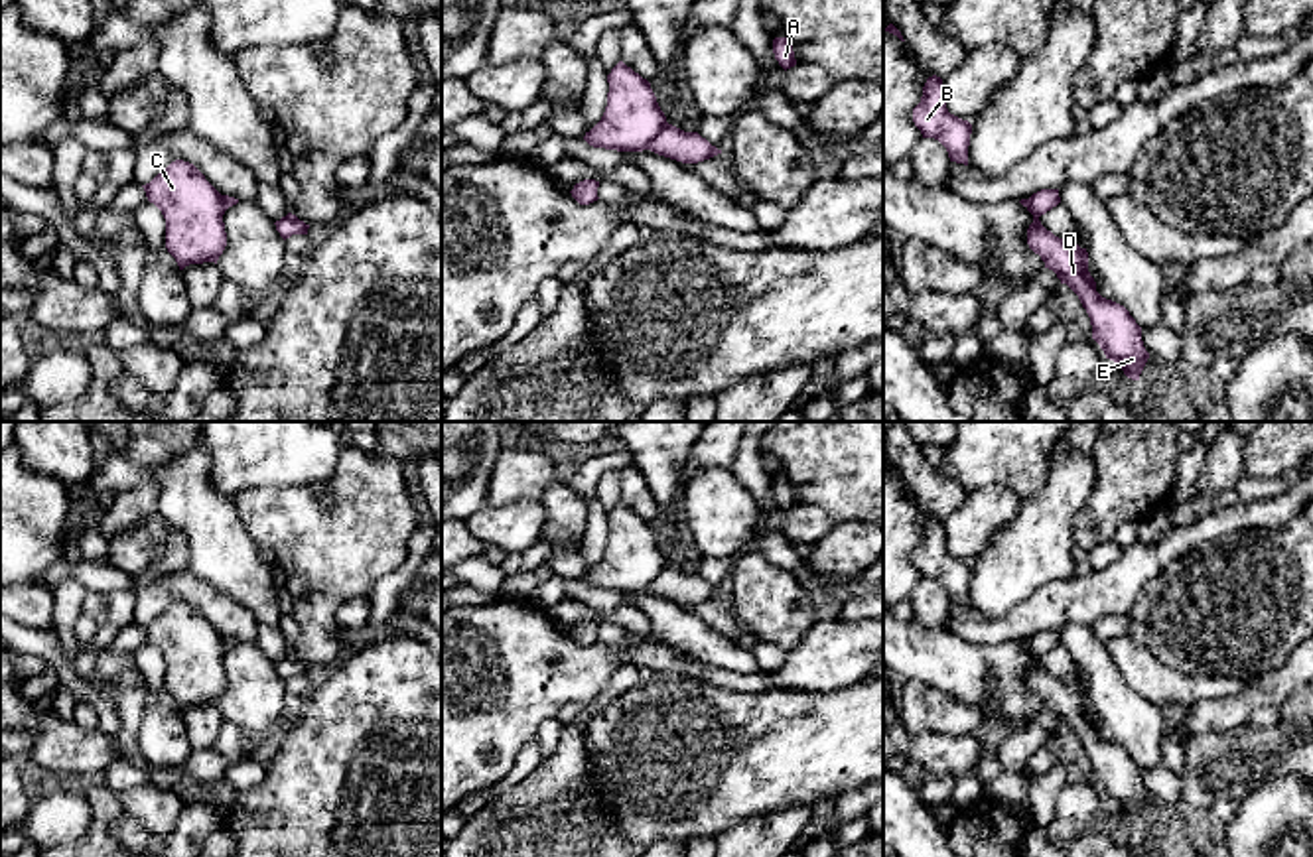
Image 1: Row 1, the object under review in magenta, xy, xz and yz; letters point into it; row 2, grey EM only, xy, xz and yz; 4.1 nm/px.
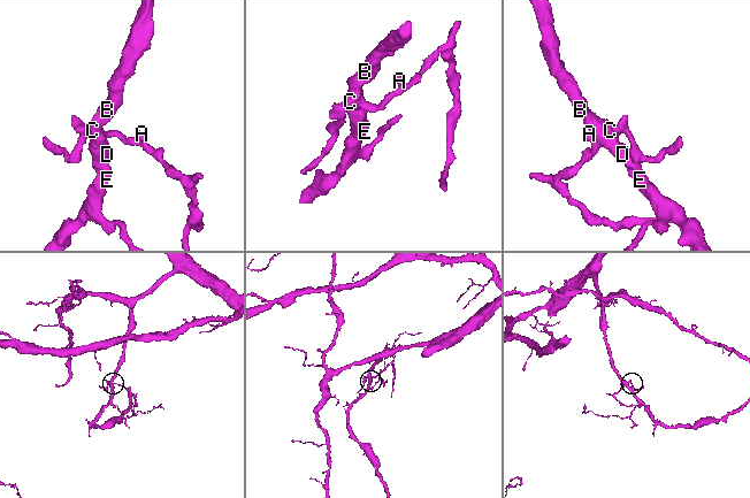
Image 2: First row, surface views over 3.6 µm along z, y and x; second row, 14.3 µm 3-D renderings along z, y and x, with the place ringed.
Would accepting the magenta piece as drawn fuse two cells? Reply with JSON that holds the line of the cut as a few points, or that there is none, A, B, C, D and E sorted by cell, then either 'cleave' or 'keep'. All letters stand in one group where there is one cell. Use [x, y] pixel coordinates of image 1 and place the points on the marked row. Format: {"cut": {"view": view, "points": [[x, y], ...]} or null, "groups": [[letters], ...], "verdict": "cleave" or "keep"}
{"cut": {"view": "xz", "points": [[667, 123], [647, 148]]}, "groups": [["A"], ["B", "C", "D", "E"]], "verdict": "cleave"}

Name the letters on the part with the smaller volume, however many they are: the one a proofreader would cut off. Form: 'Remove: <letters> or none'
Remove: A

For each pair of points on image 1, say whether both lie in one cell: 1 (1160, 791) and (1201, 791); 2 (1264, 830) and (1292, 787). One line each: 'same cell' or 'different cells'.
1: different cells
2: same cell

